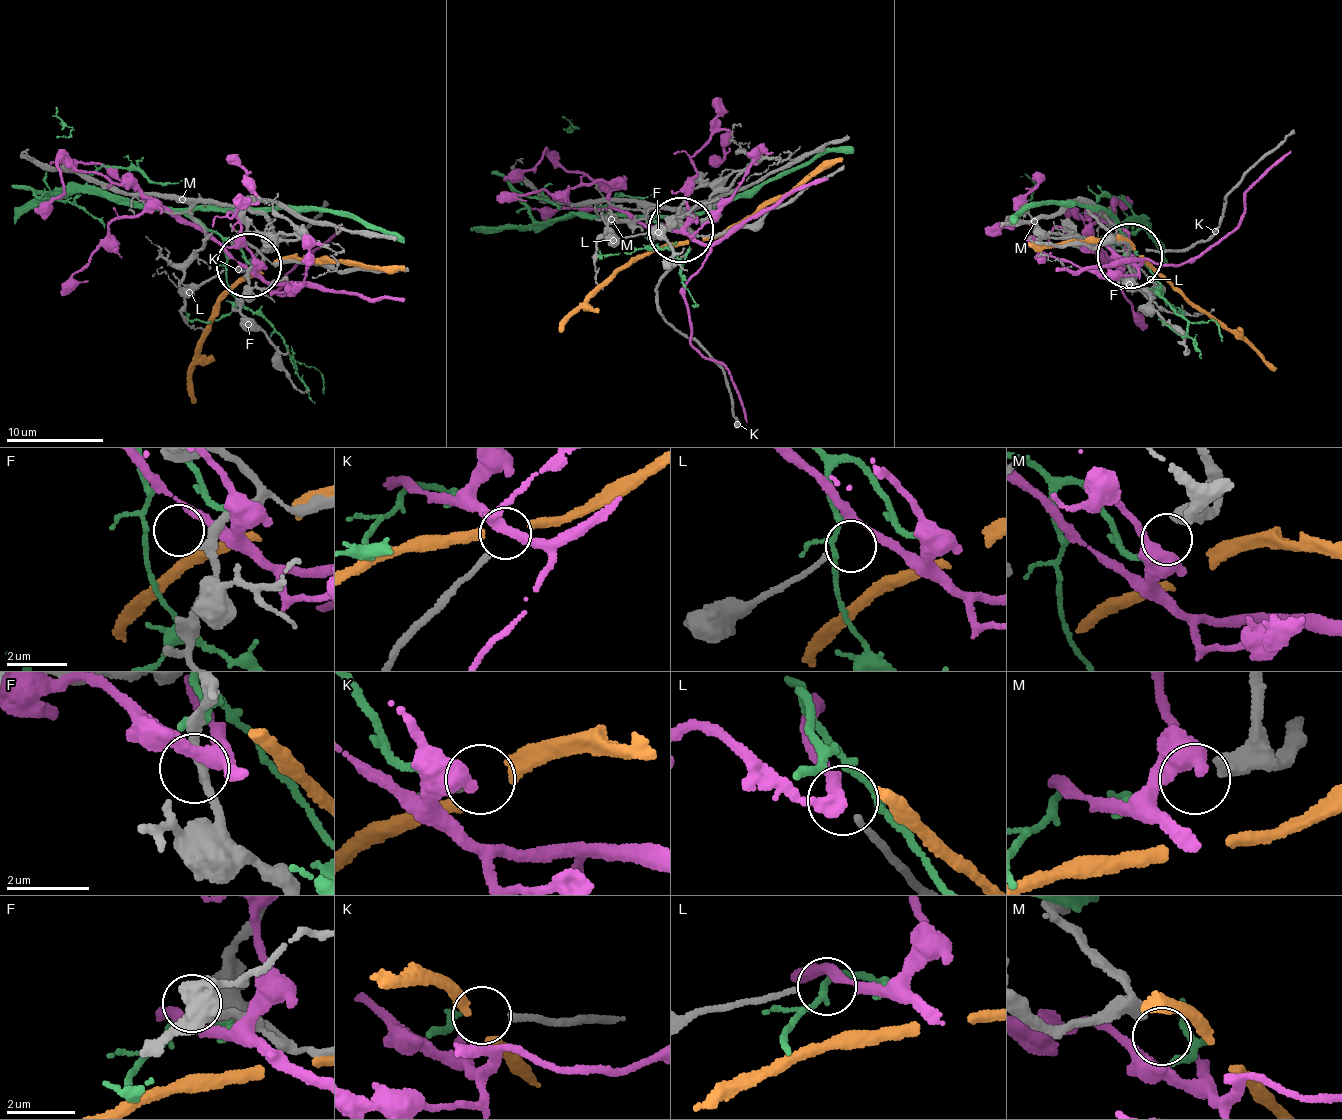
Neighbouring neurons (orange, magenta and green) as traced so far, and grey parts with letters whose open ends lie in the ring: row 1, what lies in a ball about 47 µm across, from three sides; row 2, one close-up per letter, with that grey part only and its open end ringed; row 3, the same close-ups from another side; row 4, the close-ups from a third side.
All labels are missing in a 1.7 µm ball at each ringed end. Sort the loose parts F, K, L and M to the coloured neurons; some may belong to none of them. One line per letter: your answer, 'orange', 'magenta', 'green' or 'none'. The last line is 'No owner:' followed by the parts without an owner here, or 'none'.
F: none
K: orange
L: magenta
M: none
No owner: F, M

